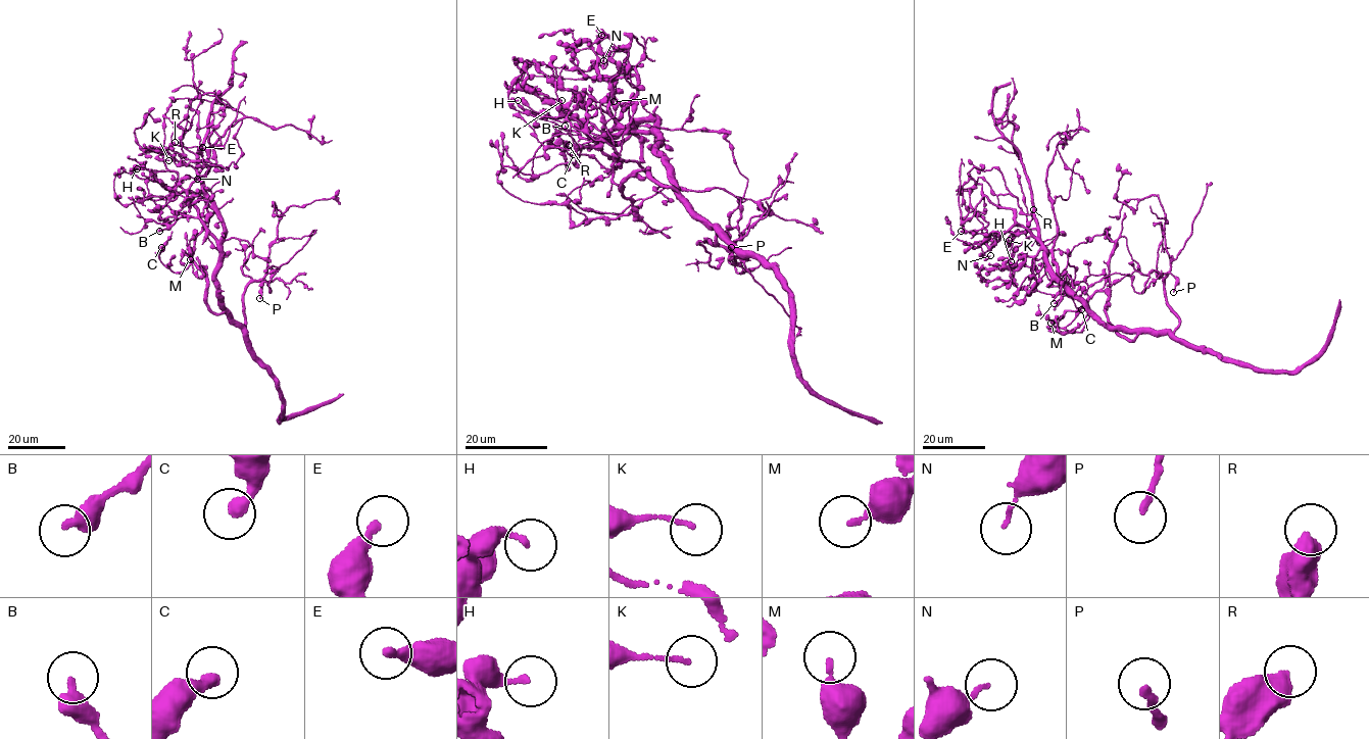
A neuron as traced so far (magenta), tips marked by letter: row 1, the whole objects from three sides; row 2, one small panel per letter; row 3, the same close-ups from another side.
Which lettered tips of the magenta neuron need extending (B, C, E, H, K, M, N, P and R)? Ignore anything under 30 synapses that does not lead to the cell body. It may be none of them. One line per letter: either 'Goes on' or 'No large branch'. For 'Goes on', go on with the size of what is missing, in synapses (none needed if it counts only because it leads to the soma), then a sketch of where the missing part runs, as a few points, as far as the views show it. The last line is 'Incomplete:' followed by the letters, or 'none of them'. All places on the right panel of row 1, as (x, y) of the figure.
B: No large branch
C: No large branch
E: No large branch
H: No large branch
K: No large branch
M: No large branch
N: No large branch
P: Goes on. Roughly 30 synapses. Course of what is missing: (1173, 292), (1174, 313), (1160, 327), (1160, 340)
R: No large branch
Incomplete: P

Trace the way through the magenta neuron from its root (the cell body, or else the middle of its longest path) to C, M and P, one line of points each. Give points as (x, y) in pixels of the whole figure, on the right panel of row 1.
C: (1111, 325), (1136, 335), (1132, 341), (1110, 324), (1105, 291), (1089, 298), (1081, 333), (1066, 329), (1081, 309)
M: (1111, 325), (1128, 328), (1136, 335), (1132, 341), (1110, 324), (1105, 291), (1097, 291), (1083, 305), (1050, 323)
P: (1111, 325), (1173, 332), (1179, 316), (1165, 292), (1164, 280), (1170, 274), (1175, 279), (1173, 292)

